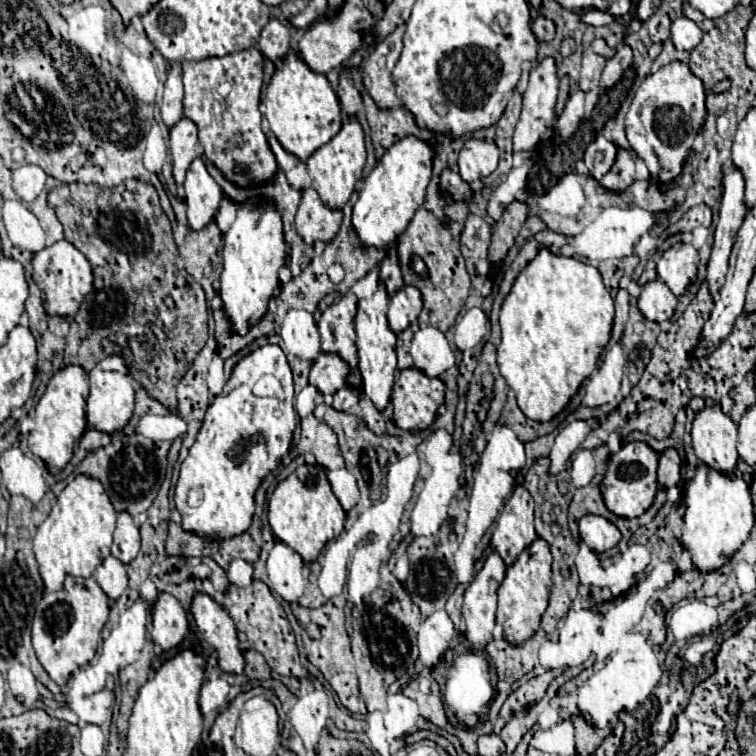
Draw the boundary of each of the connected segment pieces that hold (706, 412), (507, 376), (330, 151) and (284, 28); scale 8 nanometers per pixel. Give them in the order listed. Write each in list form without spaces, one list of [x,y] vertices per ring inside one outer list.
[[[706,404],[696,412],[692,422],[692,446],[696,456],[716,470],[732,472],[738,462],[736,428],[720,404]]]
[[[542,246],[534,260],[518,274],[510,294],[500,310],[501,342],[497,362],[506,384],[516,392],[520,410],[538,422],[554,418],[578,392],[578,386],[596,368],[598,356],[610,340],[614,320],[614,304],[602,282],[600,272],[576,258],[554,254],[550,246]]]
[[[346,116],[342,122],[340,132],[326,142],[324,146],[320,146],[308,160],[308,174],[312,178],[312,188],[320,194],[322,202],[330,208],[342,208],[350,194],[356,188],[356,180],[360,180],[362,176],[362,168],[366,162],[366,148],[364,148],[364,132],[362,126],[358,122],[356,116]]]
[[[270,18],[270,22],[262,28],[262,36],[258,40],[258,48],[272,62],[280,62],[286,56],[286,52],[290,50],[288,42],[290,42],[288,24],[280,22],[278,18]]]

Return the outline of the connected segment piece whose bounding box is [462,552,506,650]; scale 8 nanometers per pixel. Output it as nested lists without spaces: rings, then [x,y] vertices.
[[[498,552],[488,554],[482,570],[466,588],[462,616],[466,622],[466,638],[474,648],[484,648],[492,640],[496,622],[496,590],[504,580],[506,564]]]

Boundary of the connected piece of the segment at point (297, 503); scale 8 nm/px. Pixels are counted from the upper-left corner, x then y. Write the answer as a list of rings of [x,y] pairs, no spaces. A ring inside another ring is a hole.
[[[308,466],[306,480],[300,480],[294,472],[276,486],[268,502],[268,520],[276,538],[294,546],[304,562],[314,562],[324,544],[344,530],[346,512],[330,488],[326,470],[322,466]]]

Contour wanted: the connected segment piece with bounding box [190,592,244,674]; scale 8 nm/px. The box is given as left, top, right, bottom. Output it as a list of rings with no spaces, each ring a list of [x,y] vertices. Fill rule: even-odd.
[[[204,592],[194,594],[190,612],[198,624],[198,632],[202,634],[202,638],[218,650],[220,668],[224,672],[240,674],[244,668],[244,658],[242,650],[238,648],[236,626],[228,612]]]

